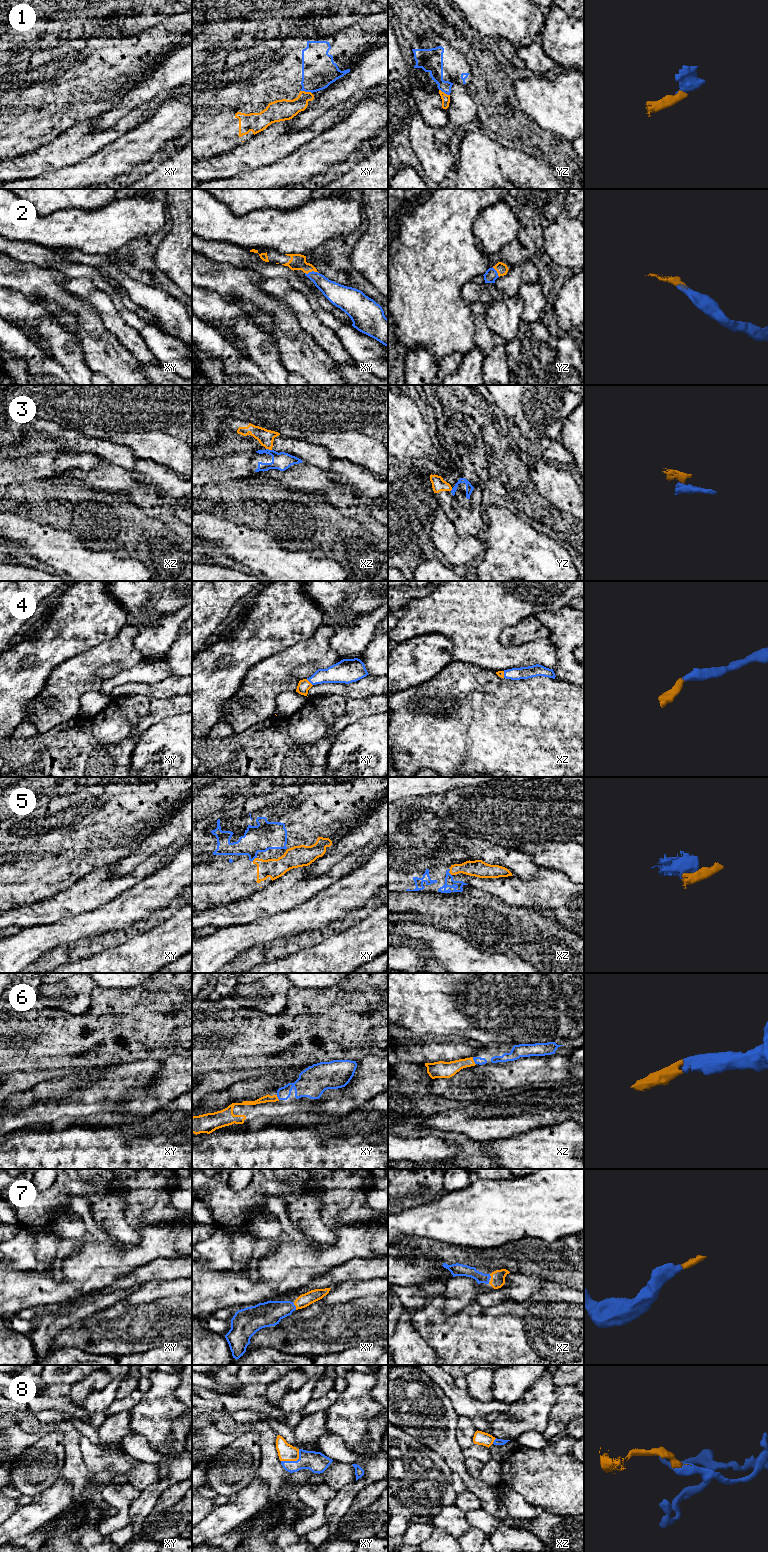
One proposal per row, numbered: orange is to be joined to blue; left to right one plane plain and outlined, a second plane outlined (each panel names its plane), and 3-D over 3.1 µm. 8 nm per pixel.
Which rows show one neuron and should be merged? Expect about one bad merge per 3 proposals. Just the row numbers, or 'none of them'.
1, 2, 4, 5, 6, 7, 8

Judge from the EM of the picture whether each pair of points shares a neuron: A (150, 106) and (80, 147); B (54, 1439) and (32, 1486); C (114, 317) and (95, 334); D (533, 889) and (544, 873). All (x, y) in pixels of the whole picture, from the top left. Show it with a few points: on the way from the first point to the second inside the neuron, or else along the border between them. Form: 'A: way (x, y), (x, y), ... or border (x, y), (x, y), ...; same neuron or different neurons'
A: way (133, 118), (114, 133), (97, 141); same neuron
B: way (49, 1451), (45, 1460), (32, 1474); same neuron
C: border (91, 306), (103, 325), (120, 343); different neurons
D: way (537, 885), (544, 877); same neuron

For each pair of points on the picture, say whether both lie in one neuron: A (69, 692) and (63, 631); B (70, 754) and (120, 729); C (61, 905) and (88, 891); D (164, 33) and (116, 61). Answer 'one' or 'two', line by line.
A: two
B: two
C: one
D: one

